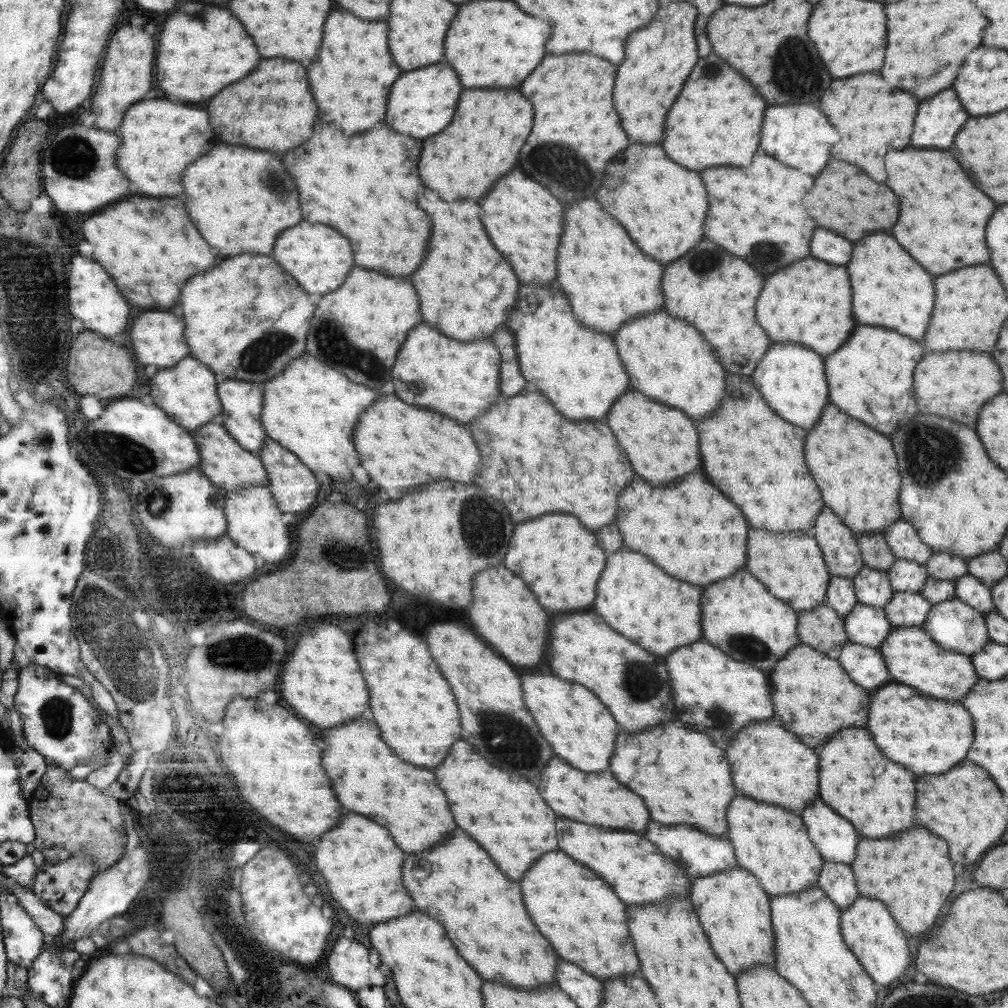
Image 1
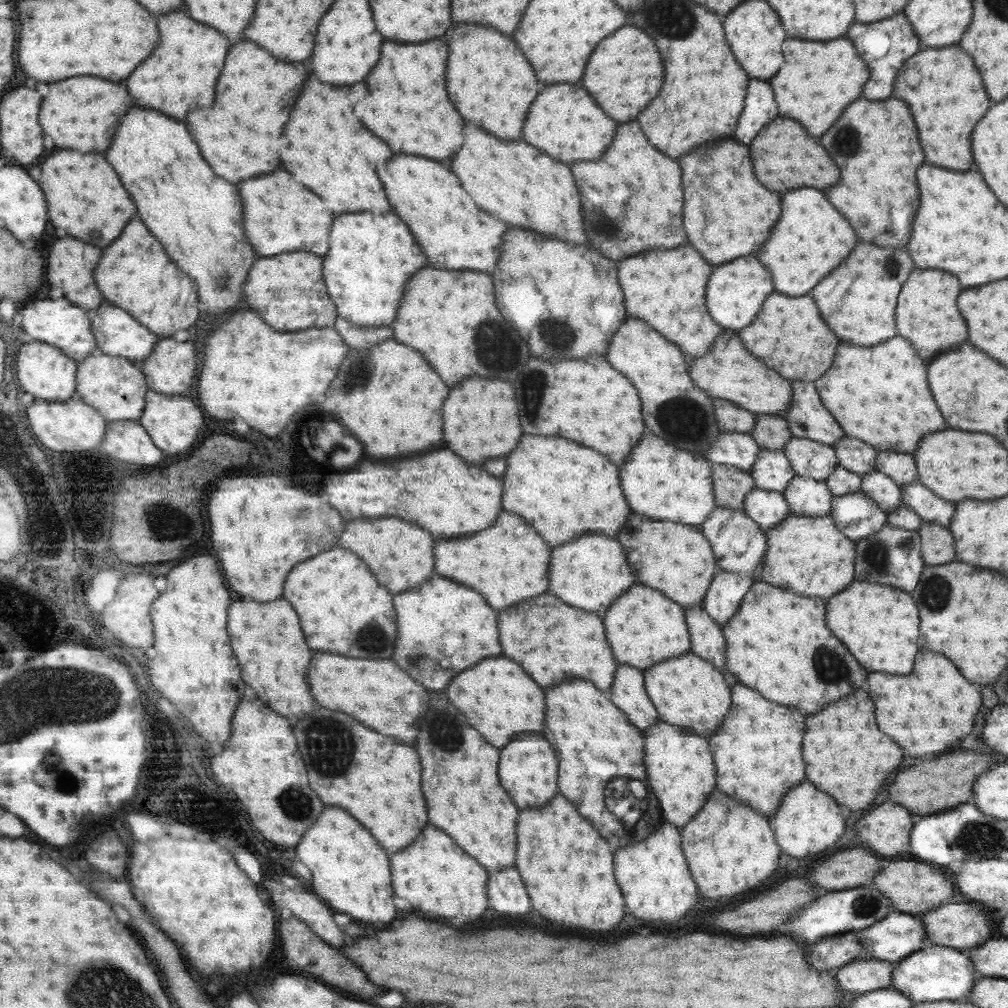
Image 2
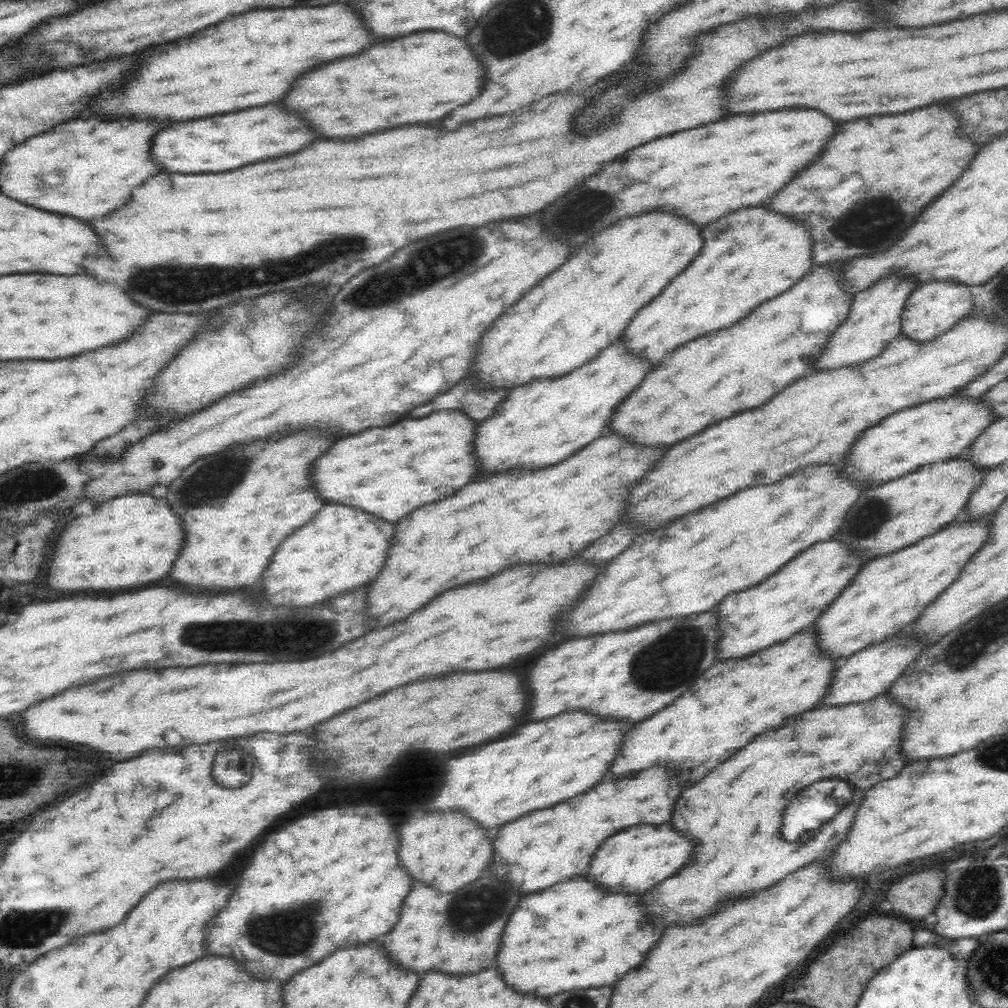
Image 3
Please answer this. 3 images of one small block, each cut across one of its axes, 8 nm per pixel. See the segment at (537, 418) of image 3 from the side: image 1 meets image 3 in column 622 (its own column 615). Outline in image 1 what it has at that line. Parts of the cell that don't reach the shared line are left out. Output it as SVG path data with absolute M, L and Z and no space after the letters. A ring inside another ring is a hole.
M525 284L519 288L519 302L515 302L515 312L501 324L514 338L514 349L521 376L531 391L539 391L554 405L567 420L601 420L607 416L615 398L629 386L627 373L613 338L607 333L594 331L574 317L573 309L559 290Z

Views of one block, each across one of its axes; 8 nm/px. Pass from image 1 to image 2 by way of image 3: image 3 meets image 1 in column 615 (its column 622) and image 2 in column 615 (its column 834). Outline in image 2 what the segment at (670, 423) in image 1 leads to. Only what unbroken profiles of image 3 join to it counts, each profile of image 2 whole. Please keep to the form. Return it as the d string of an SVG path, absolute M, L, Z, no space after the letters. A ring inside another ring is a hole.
M507 228L507 236L503 236L503 256L499 258L499 264L494 264L489 272L493 278L495 302L499 302L499 308L503 308L503 316L519 328L519 336L527 340L527 346L531 348L531 356L543 356L543 358L559 358L559 360L569 360L569 358L583 358L583 356L606 356L609 342L617 332L619 326L626 322L627 314L625 309L625 298L617 279L617 262L609 260L597 251L591 252L589 246L582 244L571 244L566 241L557 240L535 231L521 228Z

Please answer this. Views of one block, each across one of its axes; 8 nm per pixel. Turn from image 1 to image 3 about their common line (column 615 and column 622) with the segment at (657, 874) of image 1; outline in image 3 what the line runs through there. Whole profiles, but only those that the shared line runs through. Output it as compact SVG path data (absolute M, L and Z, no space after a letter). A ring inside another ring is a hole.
M668 822L658 825L658 828L650 824L638 824L604 840L592 855L585 876L590 876L593 884L600 884L600 888L608 888L608 892L644 894L664 878L672 876L680 866L684 866L690 858L690 852L690 842L676 834Z

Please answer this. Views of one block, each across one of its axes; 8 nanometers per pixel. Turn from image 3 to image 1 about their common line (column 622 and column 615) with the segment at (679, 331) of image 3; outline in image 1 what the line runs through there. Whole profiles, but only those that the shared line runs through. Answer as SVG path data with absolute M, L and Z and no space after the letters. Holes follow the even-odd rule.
M662 309L648 315L626 320L613 336L618 356L627 376L631 376L631 386L661 404L683 408L691 420L705 418L721 396L725 396L725 384L721 380L723 368L714 351L711 352L711 346L699 331L685 320L673 318Z

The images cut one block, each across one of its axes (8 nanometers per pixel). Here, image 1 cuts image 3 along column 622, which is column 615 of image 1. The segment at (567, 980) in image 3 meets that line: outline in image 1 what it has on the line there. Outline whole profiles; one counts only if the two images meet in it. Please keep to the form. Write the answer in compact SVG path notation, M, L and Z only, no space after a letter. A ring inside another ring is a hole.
M559 850L547 852L519 884L523 884L523 900L527 900L531 920L555 944L559 958L577 964L583 972L591 972L591 976L599 976L600 981L633 974L639 968L625 926L625 904L619 898L615 900L611 888L587 870L586 865Z

